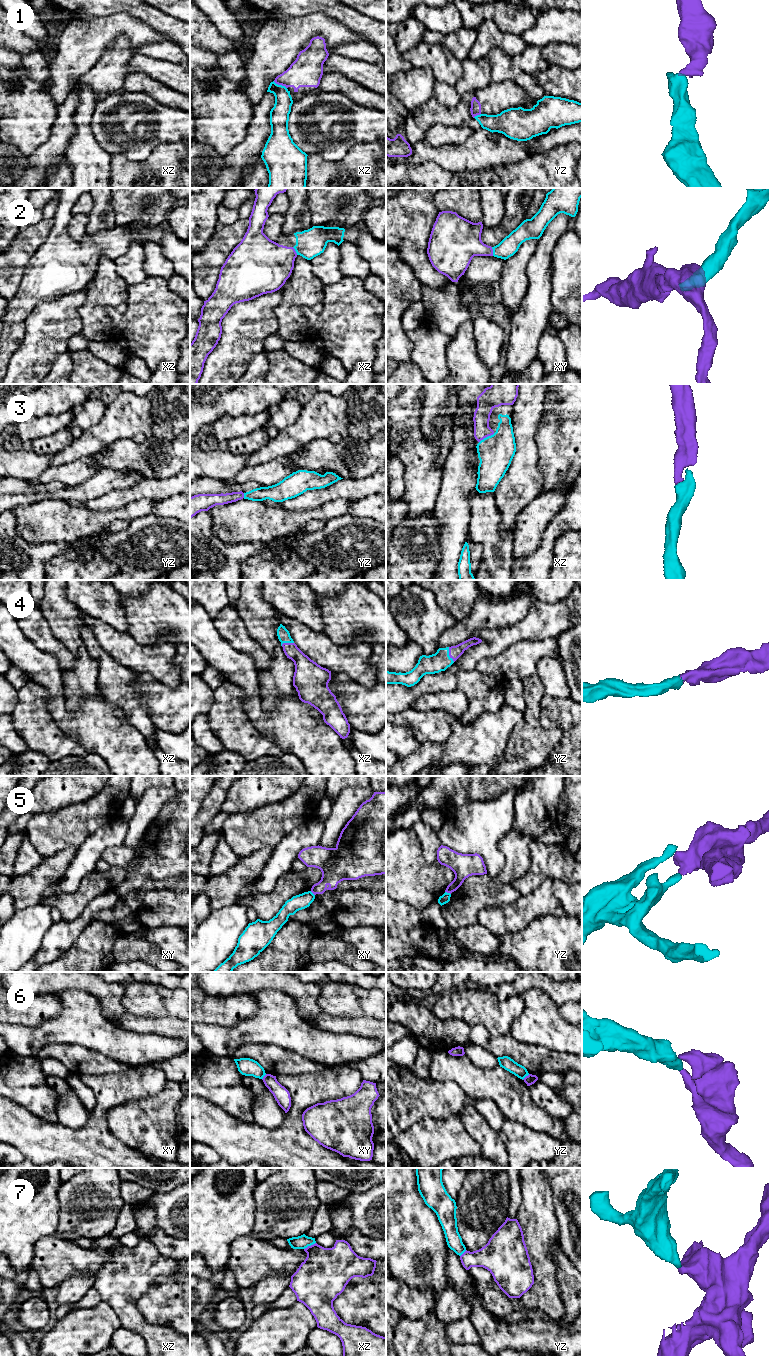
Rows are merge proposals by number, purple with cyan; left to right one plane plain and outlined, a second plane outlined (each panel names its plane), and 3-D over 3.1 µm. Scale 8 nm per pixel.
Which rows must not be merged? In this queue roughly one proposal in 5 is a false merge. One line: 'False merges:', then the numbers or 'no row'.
False merges: 1, 5, 6, 7

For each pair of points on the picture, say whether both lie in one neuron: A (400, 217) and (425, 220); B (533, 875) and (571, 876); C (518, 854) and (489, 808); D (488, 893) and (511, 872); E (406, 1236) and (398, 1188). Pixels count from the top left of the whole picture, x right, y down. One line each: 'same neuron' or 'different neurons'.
A: same neuron
B: same neuron
C: different neurons
D: different neurons
E: same neuron

